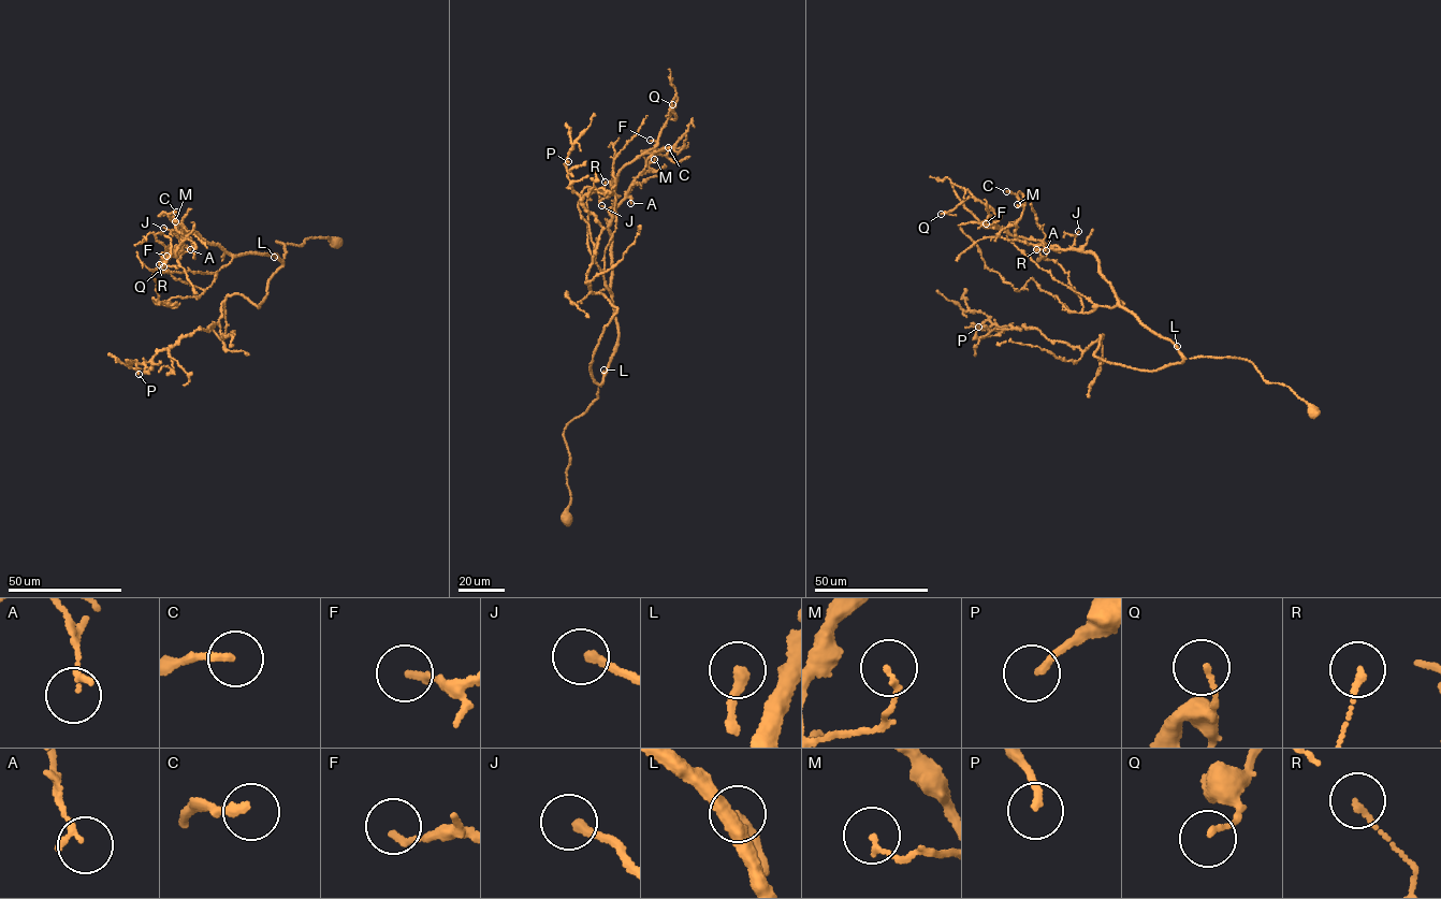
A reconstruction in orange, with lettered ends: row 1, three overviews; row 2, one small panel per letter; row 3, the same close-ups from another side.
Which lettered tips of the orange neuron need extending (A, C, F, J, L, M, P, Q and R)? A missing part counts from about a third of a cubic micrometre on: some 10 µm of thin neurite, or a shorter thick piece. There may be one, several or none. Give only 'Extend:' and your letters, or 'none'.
Extend: J

